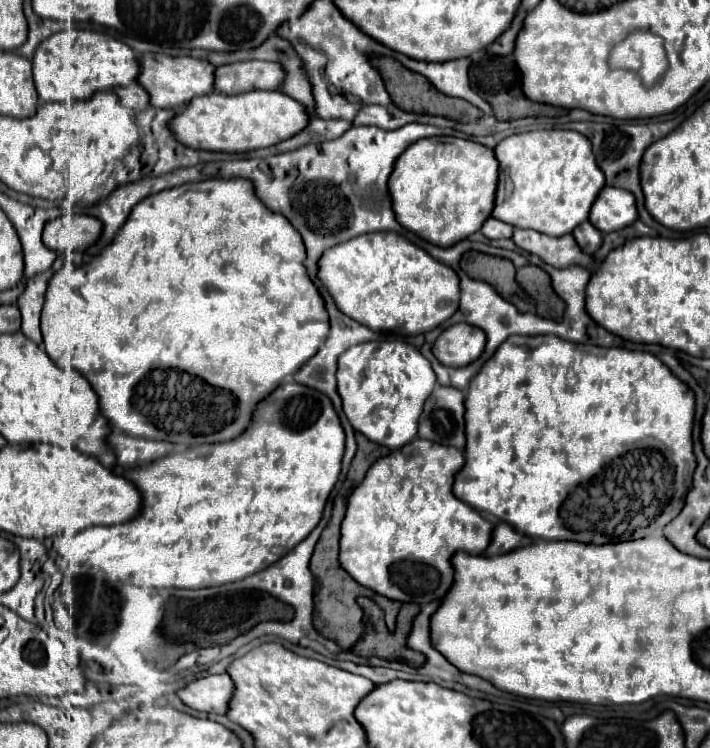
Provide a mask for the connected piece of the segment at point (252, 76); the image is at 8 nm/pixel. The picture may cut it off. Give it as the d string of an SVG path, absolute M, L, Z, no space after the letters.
M236 62L216 68L214 88L222 94L244 94L252 90L280 90L282 66L278 62Z

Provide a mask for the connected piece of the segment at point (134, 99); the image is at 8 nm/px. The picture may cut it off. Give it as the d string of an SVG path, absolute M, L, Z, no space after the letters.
M134 82L134 84L126 86L126 88L118 88L116 94L120 96L120 102L126 108L130 108L134 114L140 114L142 110L146 110L146 106L150 106L150 98L148 98L146 90L138 82Z

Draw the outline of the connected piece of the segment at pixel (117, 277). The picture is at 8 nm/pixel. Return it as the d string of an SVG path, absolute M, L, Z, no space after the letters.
M216 178L158 192L134 206L130 218L120 228L114 242L104 248L96 260L76 268L70 274L62 268L52 276L42 310L42 336L46 354L60 368L74 368L80 372L98 394L102 414L112 422L112 426L118 426L126 434L160 438L164 442L186 446L234 440L238 434L244 434L244 430L250 428L258 402L262 402L266 394L274 392L280 380L296 374L318 352L322 340L328 338L330 318L316 286L308 278L304 258L306 248L302 236L294 230L294 226L290 226L290 222L286 222L286 218L282 218L282 214L274 214L264 202L256 198L252 182L246 178Z

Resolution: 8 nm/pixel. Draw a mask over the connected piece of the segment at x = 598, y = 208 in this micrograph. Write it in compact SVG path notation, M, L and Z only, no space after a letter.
M604 186L590 210L590 224L600 232L618 232L638 220L636 200L628 190Z

